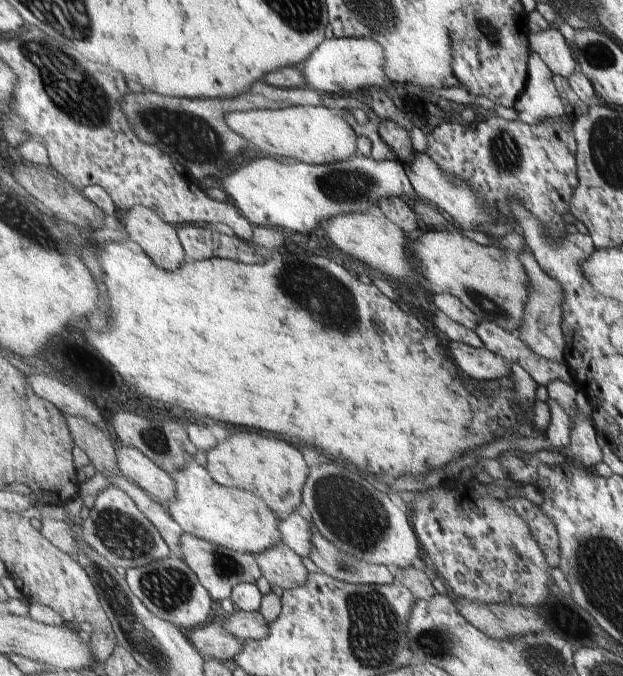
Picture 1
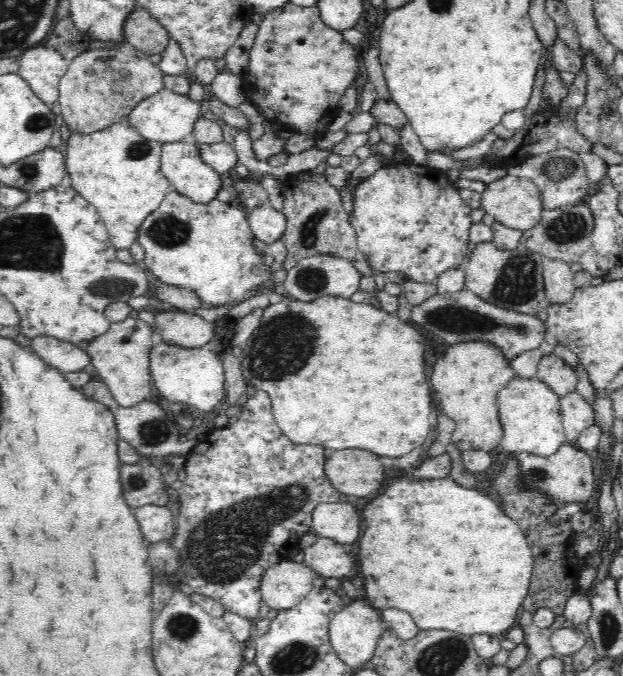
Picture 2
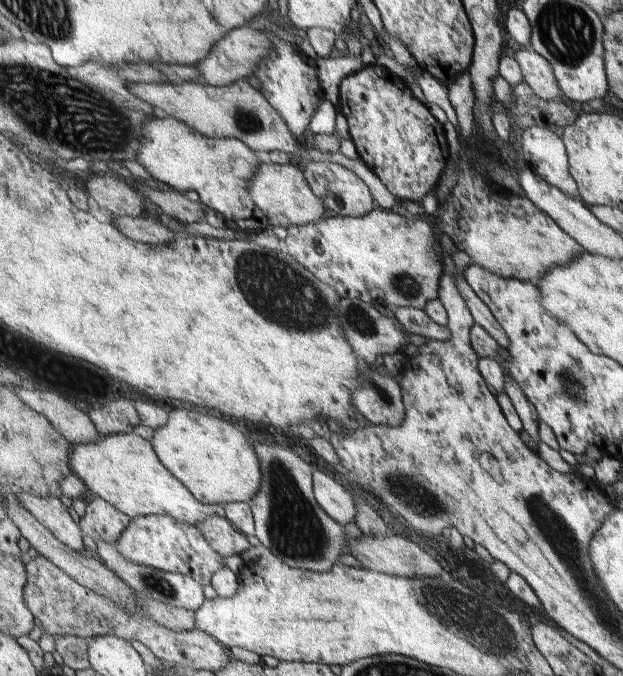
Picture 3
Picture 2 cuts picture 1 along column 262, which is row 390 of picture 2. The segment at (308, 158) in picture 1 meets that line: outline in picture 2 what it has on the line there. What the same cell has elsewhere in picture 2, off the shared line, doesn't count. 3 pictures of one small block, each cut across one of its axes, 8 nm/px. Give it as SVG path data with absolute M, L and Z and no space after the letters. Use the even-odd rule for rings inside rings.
M132 313L124 320L110 322L108 328L102 334L96 335L86 346L94 370L98 372L105 386L108 386L119 406L129 408L150 398L152 386L149 350L154 332L155 329L146 320L141 320L137 313Z

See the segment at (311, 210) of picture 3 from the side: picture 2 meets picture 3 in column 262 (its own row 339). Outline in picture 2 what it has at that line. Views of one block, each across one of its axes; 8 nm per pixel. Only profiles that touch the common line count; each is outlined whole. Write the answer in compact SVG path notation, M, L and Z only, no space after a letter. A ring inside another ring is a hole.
M176 307L154 313L154 320L155 332L160 333L164 341L180 346L202 346L215 334L211 322L191 311Z

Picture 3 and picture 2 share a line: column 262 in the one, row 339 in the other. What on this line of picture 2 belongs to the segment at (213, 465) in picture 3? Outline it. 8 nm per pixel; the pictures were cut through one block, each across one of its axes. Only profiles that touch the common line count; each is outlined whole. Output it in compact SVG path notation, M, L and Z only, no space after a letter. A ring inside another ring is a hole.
M466 339L446 346L438 362L440 368L432 368L430 384L434 398L440 400L444 415L456 423L452 442L462 450L497 450L503 438L496 396L515 375L511 361L500 346L484 339Z

